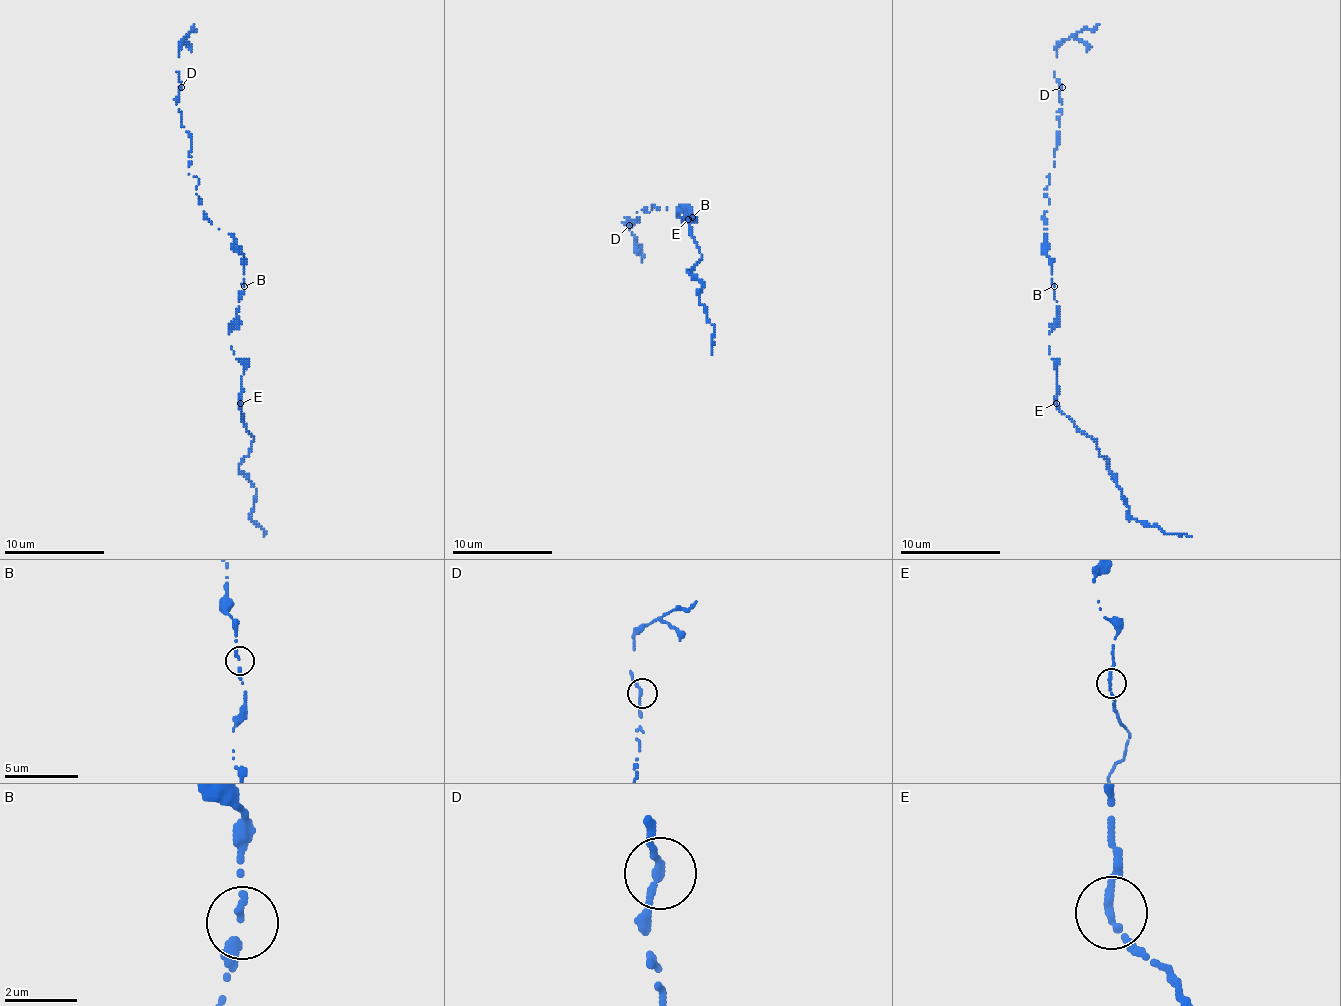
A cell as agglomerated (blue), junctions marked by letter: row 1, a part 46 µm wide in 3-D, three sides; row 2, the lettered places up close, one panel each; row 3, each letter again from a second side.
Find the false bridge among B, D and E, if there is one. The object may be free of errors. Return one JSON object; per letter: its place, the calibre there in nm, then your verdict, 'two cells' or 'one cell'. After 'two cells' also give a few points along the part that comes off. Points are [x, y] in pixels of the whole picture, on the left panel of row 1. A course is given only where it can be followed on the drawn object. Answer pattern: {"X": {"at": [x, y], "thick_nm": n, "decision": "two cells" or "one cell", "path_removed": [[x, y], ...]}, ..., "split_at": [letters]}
{"B": {"at": [244, 286], "thick_nm": 220, "decision": "one cell"}, "D": {"at": [181, 87], "thick_nm": 190, "decision": "one cell"}, "E": {"at": [240, 403], "thick_nm": 200, "decision": "one cell"}, "split_at": []}

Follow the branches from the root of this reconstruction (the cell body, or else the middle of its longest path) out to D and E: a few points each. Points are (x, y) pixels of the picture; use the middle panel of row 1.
D: (692, 217), (689, 210), (644, 207), (629, 225)
E: (692, 217), (684, 220), (677, 212), (682, 212), (689, 220)

